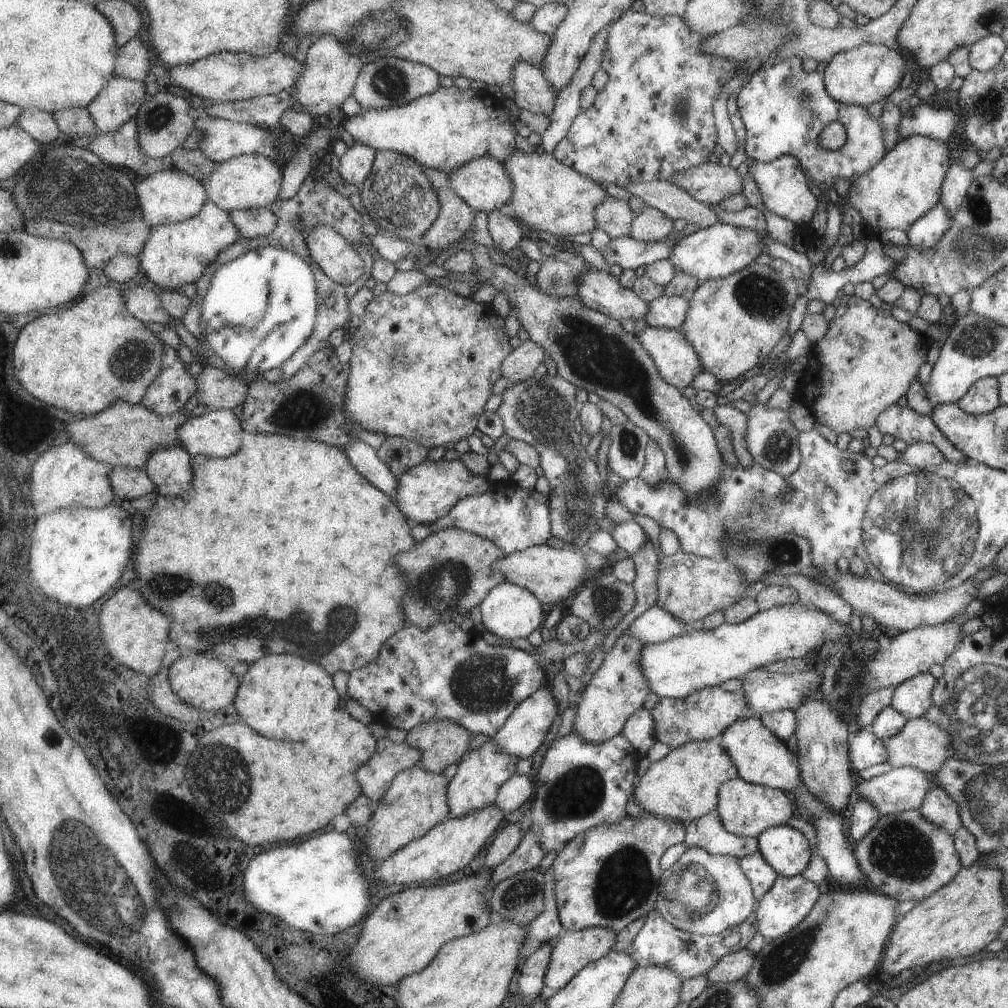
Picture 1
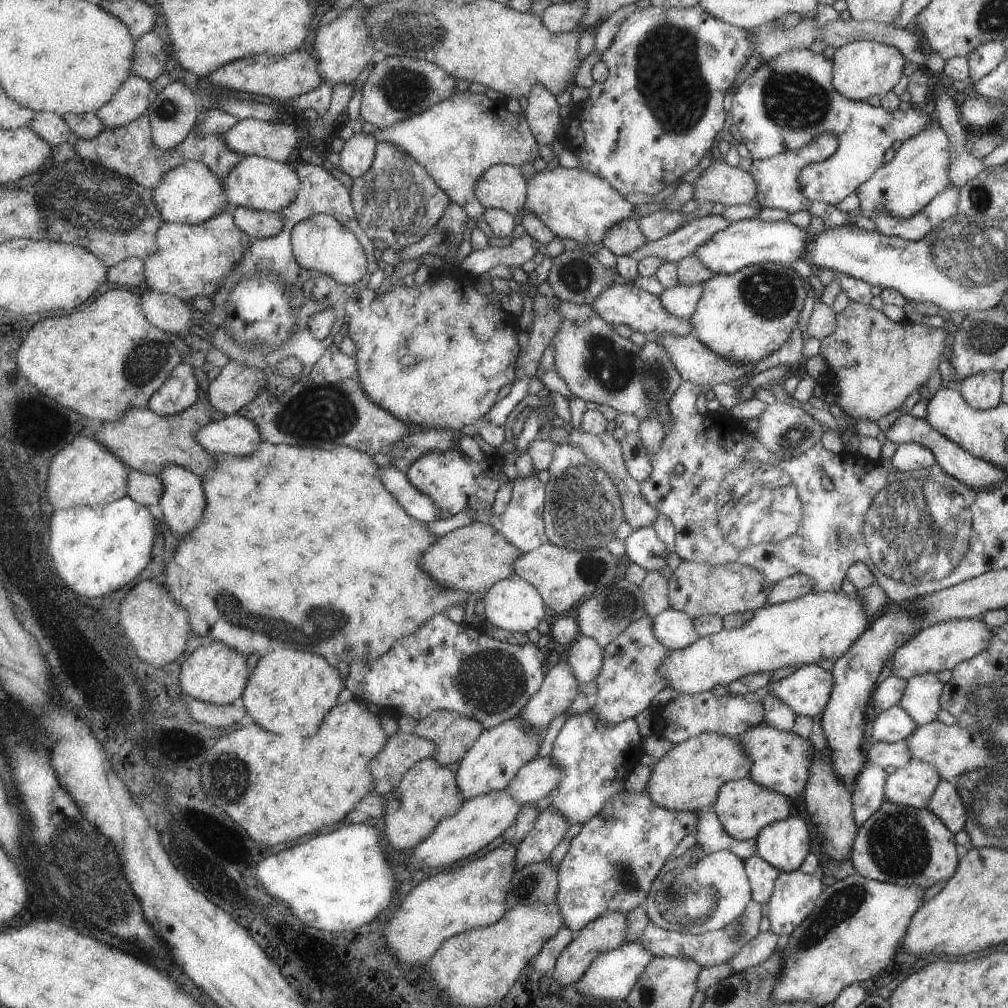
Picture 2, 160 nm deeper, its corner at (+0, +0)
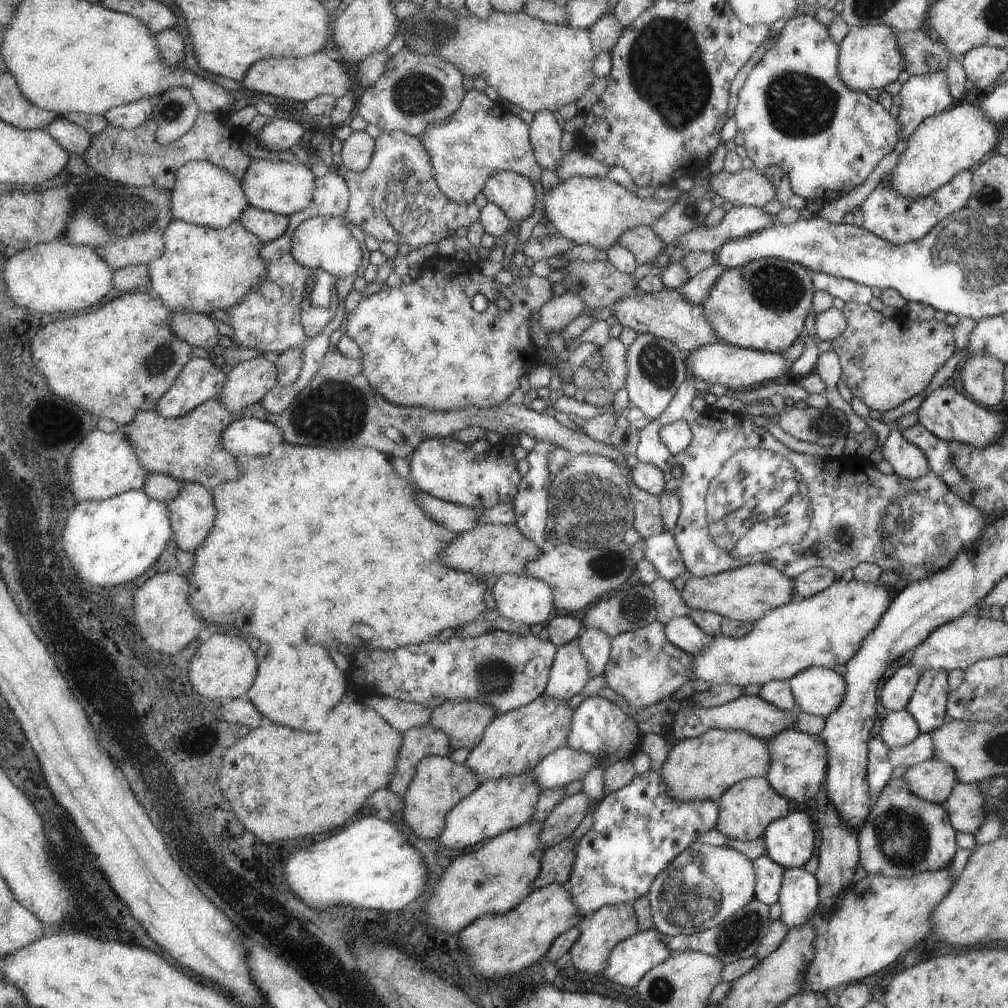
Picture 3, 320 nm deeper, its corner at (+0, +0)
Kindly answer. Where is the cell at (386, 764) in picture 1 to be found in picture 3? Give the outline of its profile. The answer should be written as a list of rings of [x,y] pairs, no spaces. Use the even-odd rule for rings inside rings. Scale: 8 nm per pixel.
[[[429,724],[404,732],[404,746],[398,757],[398,767],[389,788],[405,795],[415,778],[421,760],[429,755],[449,757],[453,752],[450,736]]]

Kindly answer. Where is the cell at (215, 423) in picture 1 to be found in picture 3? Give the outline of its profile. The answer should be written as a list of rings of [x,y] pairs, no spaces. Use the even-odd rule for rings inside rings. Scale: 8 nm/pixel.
[[[257,417],[233,421],[221,437],[222,445],[236,457],[269,454],[285,442],[284,430],[275,423]]]

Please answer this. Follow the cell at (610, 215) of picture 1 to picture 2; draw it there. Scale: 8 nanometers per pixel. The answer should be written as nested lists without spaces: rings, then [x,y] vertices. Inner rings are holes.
[[[625,219],[607,232],[603,238],[602,246],[612,252],[614,256],[629,255],[644,245],[646,240],[644,234],[640,231],[637,221]]]

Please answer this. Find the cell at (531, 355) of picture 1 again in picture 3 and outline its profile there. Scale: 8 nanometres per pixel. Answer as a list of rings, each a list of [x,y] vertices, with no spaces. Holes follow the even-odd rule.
[[[571,291],[561,295],[553,295],[547,303],[538,310],[538,322],[546,330],[564,328],[585,309],[582,296]]]

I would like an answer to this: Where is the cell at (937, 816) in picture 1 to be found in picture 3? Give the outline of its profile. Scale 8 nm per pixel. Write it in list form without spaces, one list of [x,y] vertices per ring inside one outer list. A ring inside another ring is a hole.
[[[957,782],[948,800],[943,804],[954,829],[974,834],[986,823],[984,794],[979,788],[977,783]]]

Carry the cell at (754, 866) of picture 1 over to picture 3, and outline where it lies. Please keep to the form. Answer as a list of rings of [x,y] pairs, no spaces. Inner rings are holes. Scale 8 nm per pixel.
[[[766,854],[753,860],[756,872],[756,897],[765,904],[778,902],[785,868]]]

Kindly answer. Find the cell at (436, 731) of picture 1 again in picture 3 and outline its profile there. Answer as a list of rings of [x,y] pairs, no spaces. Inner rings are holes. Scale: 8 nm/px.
[[[475,699],[448,700],[434,708],[429,725],[447,732],[453,750],[473,750],[484,739],[485,731],[496,716],[496,708],[489,703]]]

